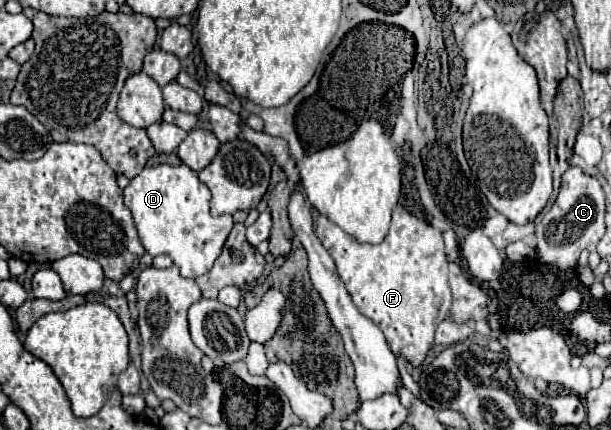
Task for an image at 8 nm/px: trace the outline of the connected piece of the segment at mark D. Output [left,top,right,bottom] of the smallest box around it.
[123,164,233,278]

